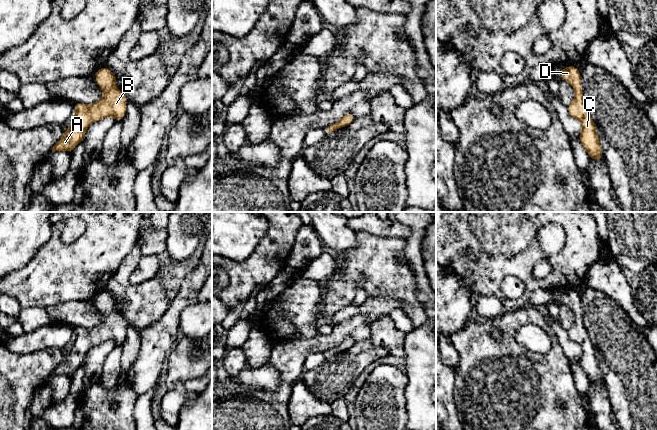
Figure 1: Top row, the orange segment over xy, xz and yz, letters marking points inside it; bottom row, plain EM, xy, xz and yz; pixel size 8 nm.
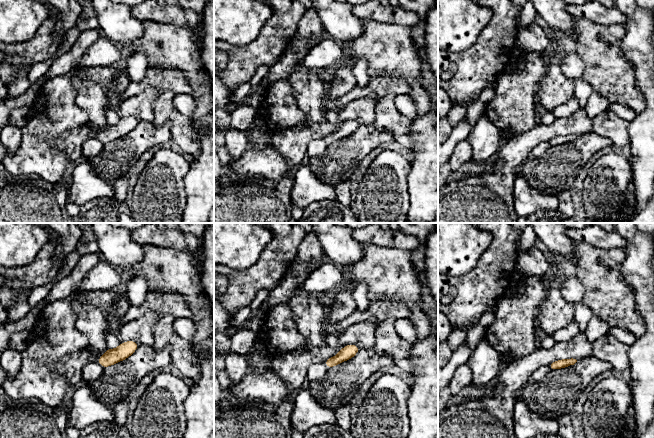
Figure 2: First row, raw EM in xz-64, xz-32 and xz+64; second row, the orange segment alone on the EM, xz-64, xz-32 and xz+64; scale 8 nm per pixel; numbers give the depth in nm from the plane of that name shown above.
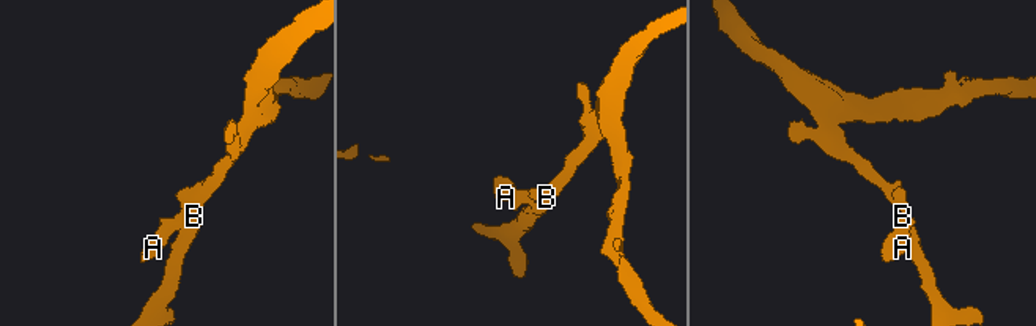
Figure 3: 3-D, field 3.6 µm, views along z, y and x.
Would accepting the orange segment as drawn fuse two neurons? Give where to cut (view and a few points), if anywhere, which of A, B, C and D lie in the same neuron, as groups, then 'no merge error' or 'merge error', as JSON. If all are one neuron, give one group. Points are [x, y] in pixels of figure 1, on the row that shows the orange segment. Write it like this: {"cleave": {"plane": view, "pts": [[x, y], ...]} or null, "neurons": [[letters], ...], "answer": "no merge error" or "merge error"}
{"cleave": null, "neurons": [["A", "B", "C", "D"]], "answer": "no merge error"}

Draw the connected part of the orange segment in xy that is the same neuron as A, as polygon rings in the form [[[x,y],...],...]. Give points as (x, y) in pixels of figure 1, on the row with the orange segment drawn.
[[[106,66],[97,70],[95,81],[103,91],[102,98],[92,104],[75,103],[72,125],[53,146],[52,152],[71,151],[83,140],[86,129],[95,121],[113,116],[115,121],[126,115],[126,95],[116,88],[116,77]]]

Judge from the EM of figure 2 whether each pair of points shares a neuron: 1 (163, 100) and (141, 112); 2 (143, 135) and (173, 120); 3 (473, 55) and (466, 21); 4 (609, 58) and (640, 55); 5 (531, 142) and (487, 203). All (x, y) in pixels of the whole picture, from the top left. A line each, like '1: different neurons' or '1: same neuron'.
1: different neurons
2: different neurons
3: different neurons
4: different neurons
5: same neuron

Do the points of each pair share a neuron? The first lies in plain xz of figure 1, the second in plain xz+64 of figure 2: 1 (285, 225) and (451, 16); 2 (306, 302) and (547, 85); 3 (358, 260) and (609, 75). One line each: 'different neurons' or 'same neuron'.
1: different neurons
2: different neurons
3: same neuron

